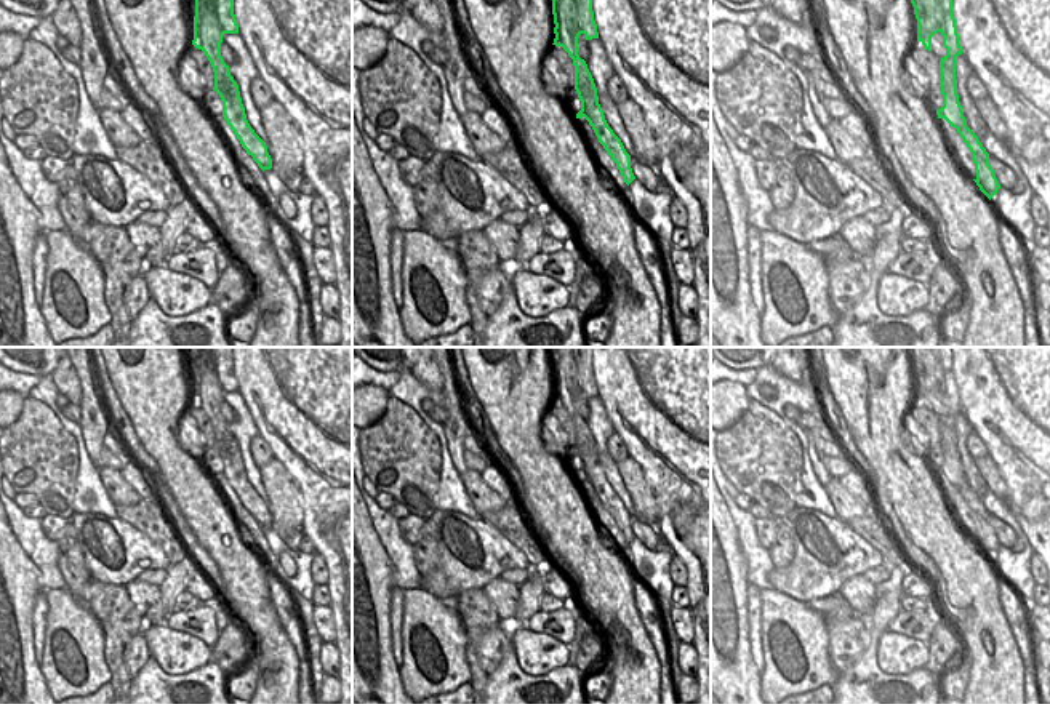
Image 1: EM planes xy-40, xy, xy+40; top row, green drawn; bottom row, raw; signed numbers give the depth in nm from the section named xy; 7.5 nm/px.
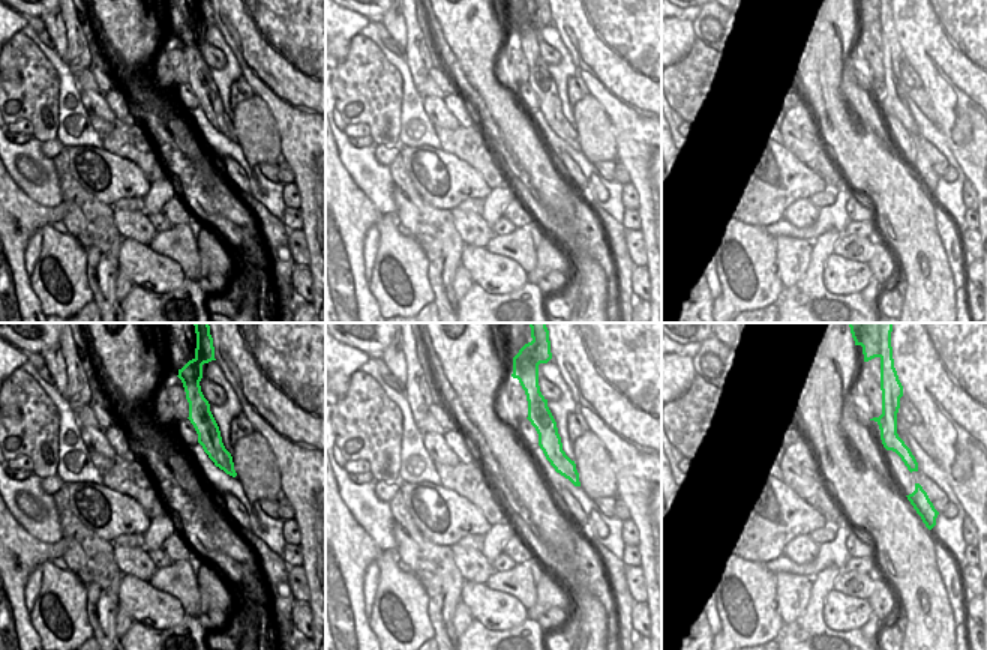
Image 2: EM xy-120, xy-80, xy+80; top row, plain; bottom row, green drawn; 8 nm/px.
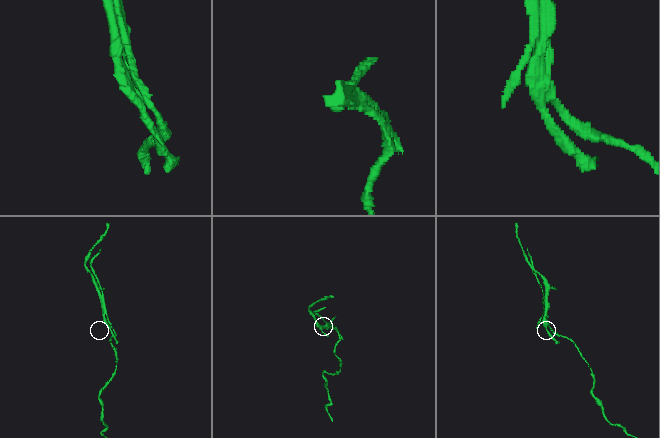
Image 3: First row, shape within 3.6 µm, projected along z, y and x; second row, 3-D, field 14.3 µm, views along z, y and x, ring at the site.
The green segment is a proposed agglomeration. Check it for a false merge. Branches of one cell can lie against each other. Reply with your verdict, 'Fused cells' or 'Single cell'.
Fused cells

